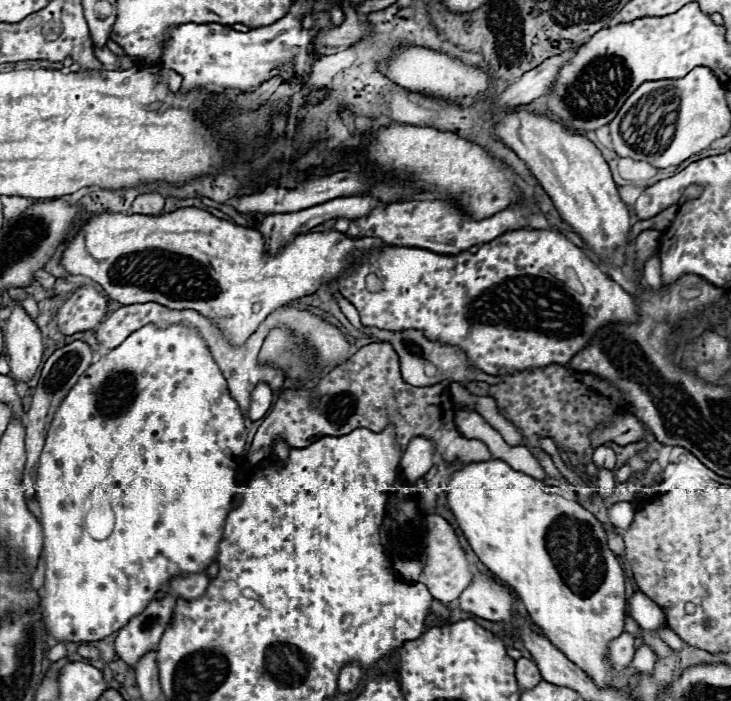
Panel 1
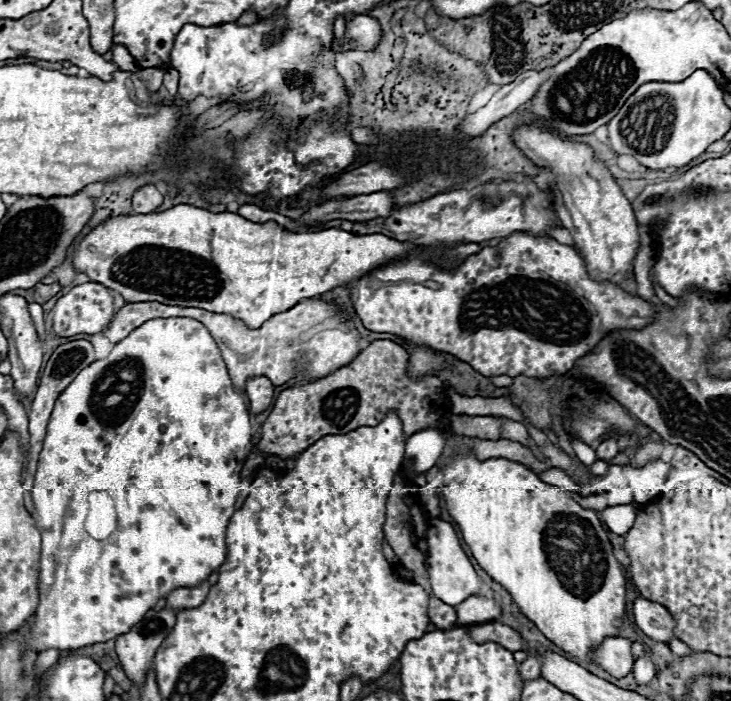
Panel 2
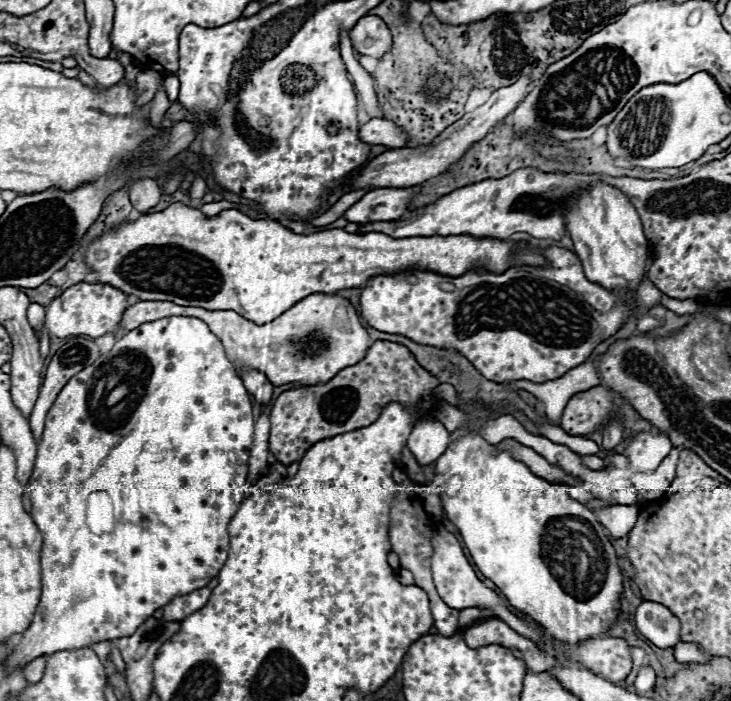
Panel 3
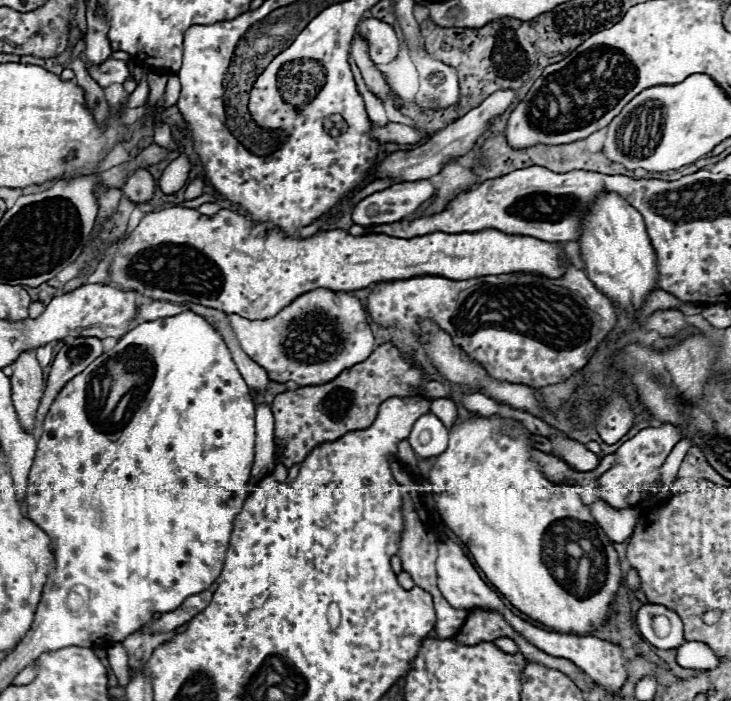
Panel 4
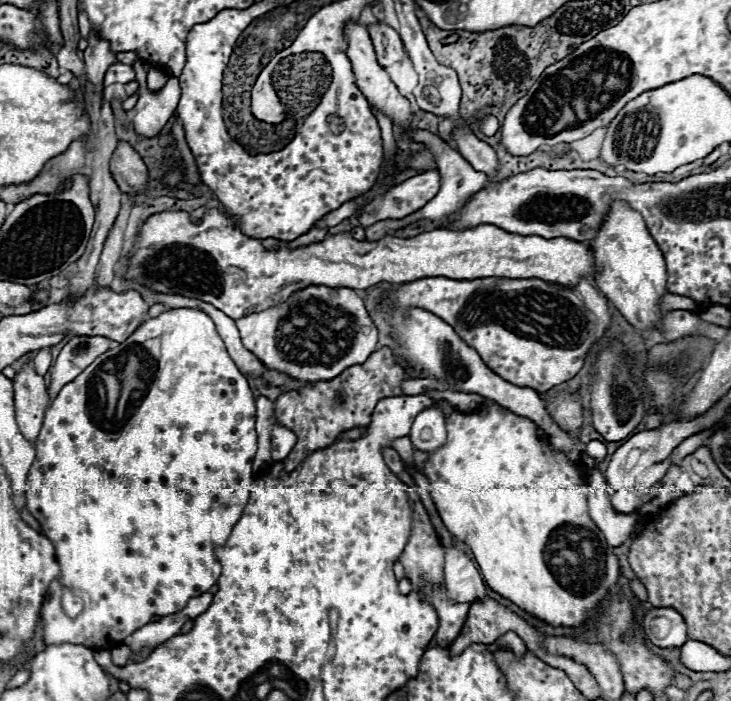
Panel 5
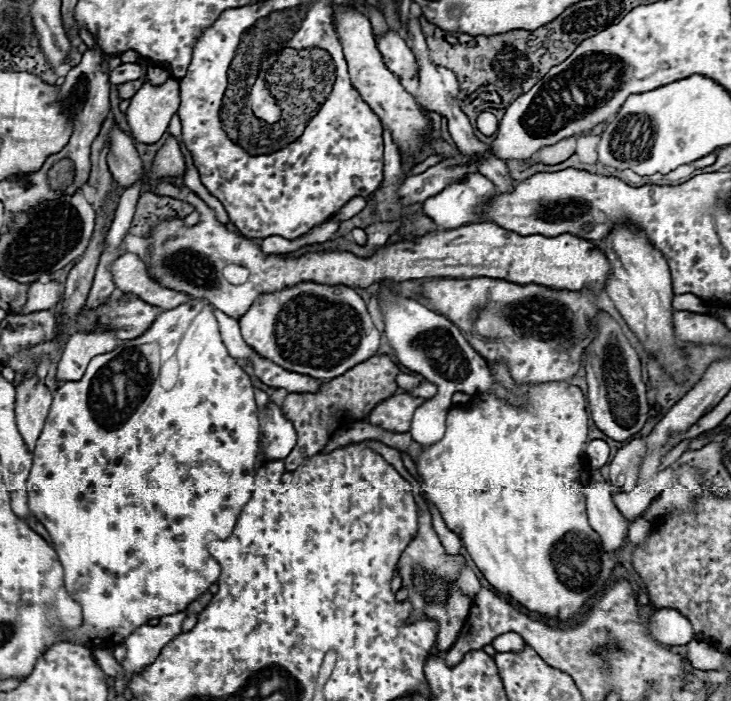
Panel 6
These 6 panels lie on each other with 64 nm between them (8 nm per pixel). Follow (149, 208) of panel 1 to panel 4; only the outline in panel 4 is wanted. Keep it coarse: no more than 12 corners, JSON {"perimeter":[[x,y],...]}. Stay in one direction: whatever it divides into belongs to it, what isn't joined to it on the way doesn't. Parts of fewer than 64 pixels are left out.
{"perimeter":[[136,170],[122,192],[134,204],[152,202],[156,182],[148,170]]}

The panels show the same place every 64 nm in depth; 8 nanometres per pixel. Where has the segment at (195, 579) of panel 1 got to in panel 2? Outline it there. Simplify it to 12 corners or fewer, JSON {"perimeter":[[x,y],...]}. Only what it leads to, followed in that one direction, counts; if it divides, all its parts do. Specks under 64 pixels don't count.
{"perimeter":[[210,584],[172,590],[166,604],[174,610],[196,608],[208,596]]}

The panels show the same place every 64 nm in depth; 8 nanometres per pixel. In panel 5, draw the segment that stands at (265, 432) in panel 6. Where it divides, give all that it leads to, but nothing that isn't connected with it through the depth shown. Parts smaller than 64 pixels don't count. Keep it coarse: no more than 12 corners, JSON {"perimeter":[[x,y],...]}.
{"perimeter":[[284,428],[272,430],[272,458],[282,460],[296,436]]}

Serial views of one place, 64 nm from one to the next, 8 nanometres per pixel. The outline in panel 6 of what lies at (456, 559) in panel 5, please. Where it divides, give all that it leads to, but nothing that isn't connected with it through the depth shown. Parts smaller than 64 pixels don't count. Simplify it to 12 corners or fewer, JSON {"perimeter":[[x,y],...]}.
{"perimeter":[[468,564],[458,572],[456,582],[470,598],[478,594],[480,582]]}

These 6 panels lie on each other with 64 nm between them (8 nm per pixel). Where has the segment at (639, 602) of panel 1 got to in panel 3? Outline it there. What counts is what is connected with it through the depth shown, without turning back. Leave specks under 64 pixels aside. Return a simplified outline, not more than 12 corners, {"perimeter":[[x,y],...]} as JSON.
{"perimeter":[[642,602],[636,628],[658,648],[680,642],[680,620],[658,602]]}

